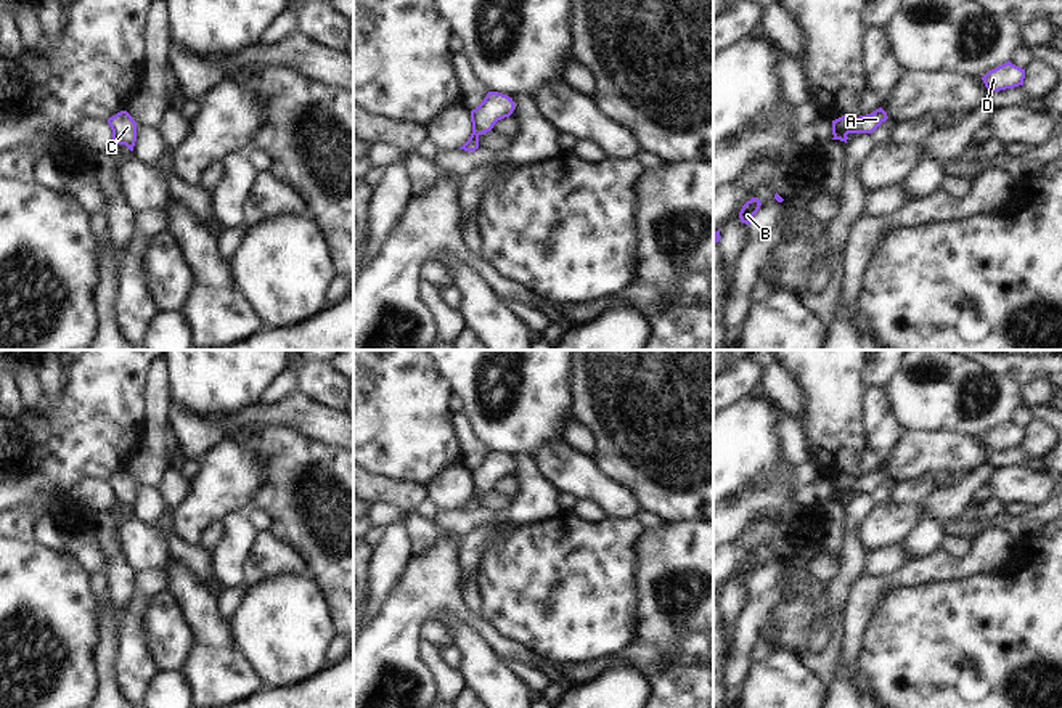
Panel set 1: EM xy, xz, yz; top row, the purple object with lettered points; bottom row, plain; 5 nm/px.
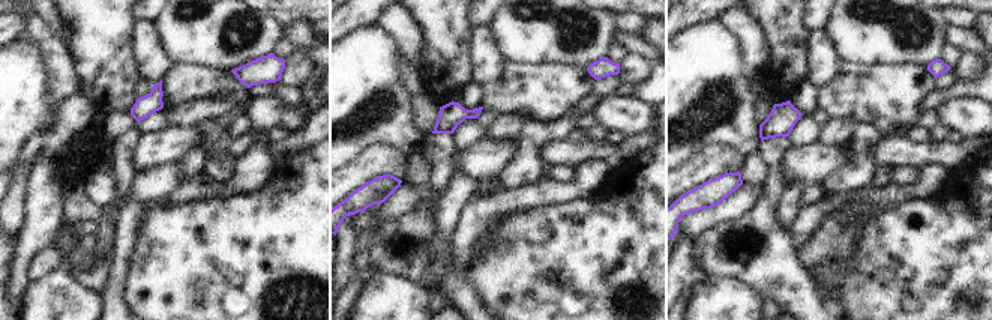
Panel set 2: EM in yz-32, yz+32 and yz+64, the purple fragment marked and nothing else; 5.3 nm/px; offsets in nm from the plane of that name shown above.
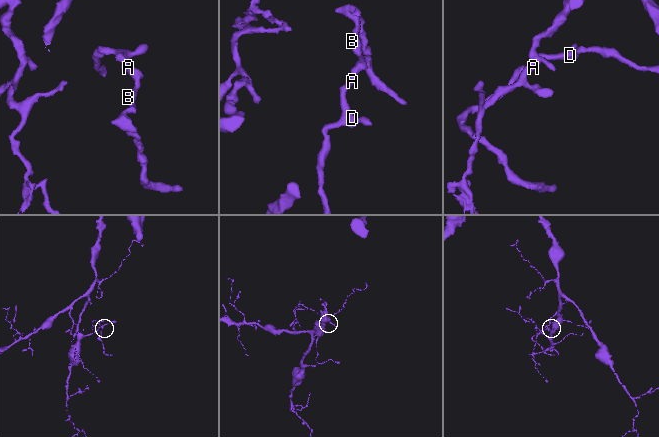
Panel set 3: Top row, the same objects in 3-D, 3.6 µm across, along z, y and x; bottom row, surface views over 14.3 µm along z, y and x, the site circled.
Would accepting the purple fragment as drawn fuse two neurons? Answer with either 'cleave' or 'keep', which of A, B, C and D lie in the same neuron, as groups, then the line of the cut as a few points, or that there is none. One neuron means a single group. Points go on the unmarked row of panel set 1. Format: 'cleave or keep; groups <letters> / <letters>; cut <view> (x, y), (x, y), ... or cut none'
keep; groups A B C D; cut none

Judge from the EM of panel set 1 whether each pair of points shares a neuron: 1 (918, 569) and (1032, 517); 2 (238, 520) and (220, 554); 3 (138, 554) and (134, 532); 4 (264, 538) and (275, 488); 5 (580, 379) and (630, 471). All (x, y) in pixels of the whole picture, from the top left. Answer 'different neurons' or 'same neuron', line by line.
1: different neurons
2: same neuron
3: same neuron
4: different neurons
5: same neuron

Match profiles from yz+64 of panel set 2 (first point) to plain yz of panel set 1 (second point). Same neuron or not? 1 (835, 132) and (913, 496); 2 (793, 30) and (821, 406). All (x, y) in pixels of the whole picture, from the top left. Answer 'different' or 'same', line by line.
1: same
2: same

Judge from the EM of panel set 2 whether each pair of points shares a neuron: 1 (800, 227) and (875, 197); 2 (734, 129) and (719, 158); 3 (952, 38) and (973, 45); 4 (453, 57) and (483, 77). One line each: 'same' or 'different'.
1: same
2: different
3: same
4: different

